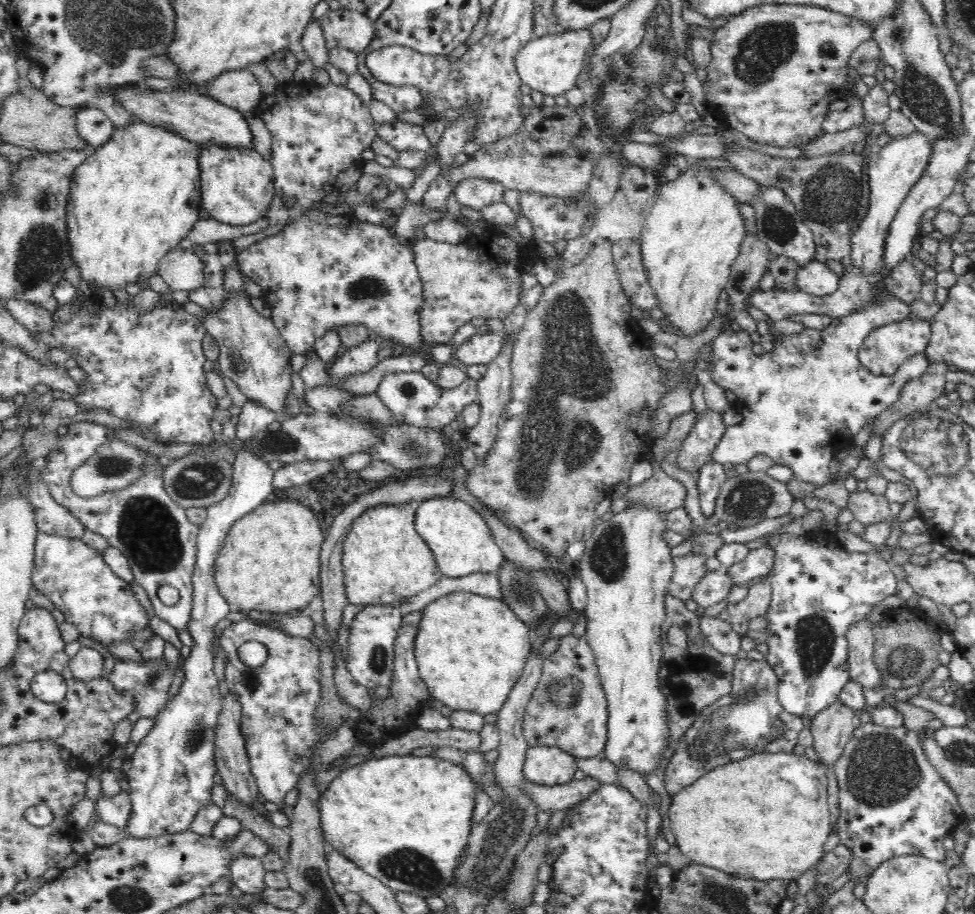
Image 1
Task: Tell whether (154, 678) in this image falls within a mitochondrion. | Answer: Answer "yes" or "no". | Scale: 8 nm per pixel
yes

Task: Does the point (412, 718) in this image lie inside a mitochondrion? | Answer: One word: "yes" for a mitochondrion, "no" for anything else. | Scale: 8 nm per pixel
no

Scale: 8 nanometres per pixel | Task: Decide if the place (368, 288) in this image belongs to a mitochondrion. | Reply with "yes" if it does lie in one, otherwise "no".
yes

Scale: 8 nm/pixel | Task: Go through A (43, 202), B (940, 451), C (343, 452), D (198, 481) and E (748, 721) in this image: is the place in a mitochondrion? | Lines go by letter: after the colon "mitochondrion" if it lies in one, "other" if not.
A: mitochondrion
B: mitochondrion
C: other
D: mitochondrion
E: mitochondrion

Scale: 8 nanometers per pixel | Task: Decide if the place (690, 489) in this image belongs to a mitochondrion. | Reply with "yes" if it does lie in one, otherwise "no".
no

